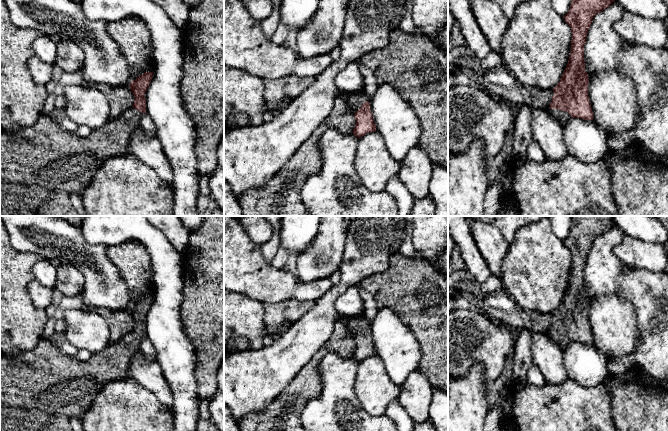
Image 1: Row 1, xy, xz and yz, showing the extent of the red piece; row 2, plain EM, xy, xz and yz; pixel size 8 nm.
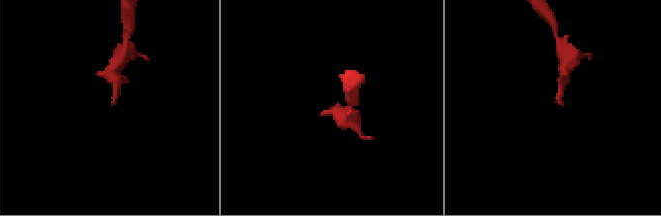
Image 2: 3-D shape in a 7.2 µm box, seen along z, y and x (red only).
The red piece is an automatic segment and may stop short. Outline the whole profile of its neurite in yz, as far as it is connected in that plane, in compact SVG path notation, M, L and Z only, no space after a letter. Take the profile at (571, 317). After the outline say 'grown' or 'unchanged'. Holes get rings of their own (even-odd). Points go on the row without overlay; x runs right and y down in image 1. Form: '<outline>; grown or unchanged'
M571 216L572 225L563 241L572 256L571 275L559 307L553 313L550 336L563 352L571 342L593 344L585 295L584 269L594 240L614 225L614 216Z; grown

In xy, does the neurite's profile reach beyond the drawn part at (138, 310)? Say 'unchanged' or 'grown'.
grown

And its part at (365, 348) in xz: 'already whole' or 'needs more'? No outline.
needs more

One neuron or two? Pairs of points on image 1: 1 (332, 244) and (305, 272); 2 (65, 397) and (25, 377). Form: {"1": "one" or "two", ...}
{"1": "one", "2": "one"}

